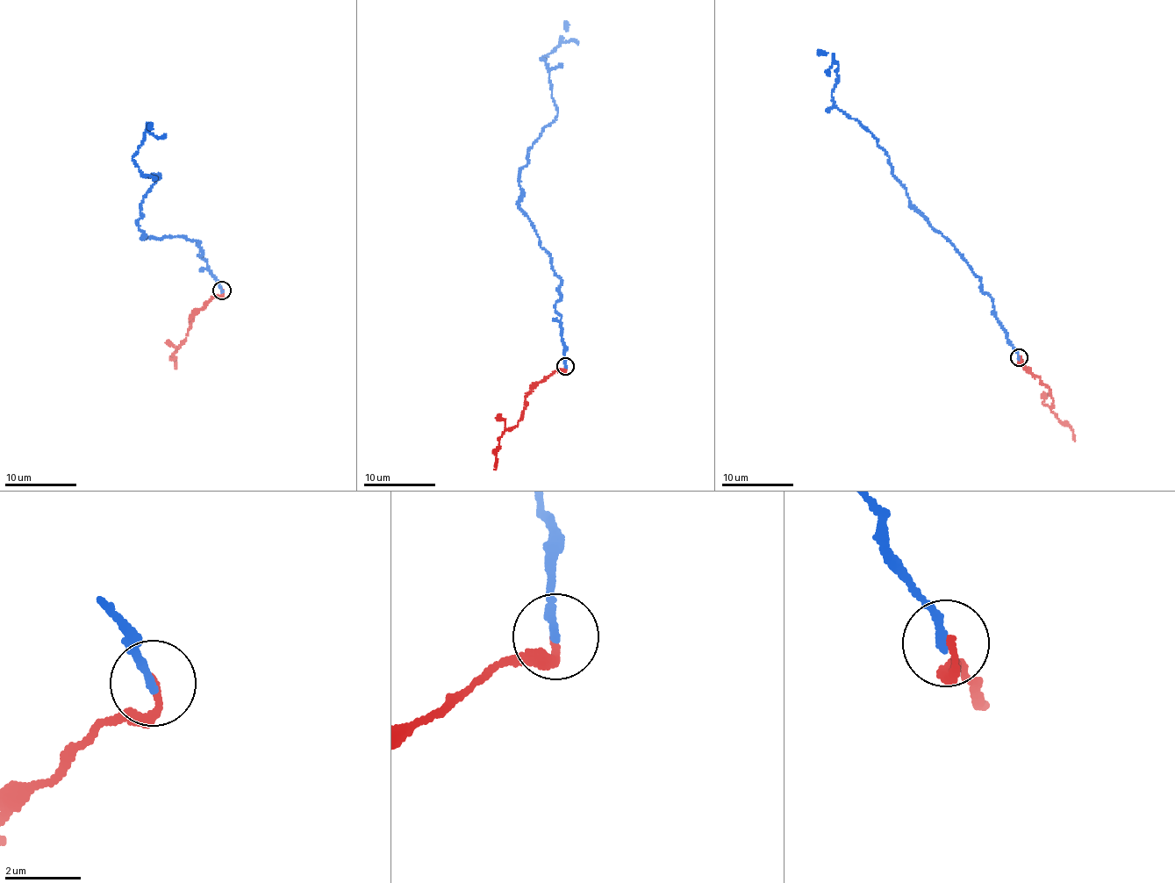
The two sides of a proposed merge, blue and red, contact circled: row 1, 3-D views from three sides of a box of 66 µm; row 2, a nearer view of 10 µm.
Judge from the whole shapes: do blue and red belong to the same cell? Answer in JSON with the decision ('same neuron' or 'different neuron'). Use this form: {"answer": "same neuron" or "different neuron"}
{"answer": "different neuron"}

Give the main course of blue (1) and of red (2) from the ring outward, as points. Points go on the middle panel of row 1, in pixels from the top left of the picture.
1: (564, 367), (561, 281), (519, 185), (557, 113), (540, 57), (564, 21)
2: (564, 367), (541, 380), (525, 398), (523, 414), (518, 425), (499, 438), (494, 470)

